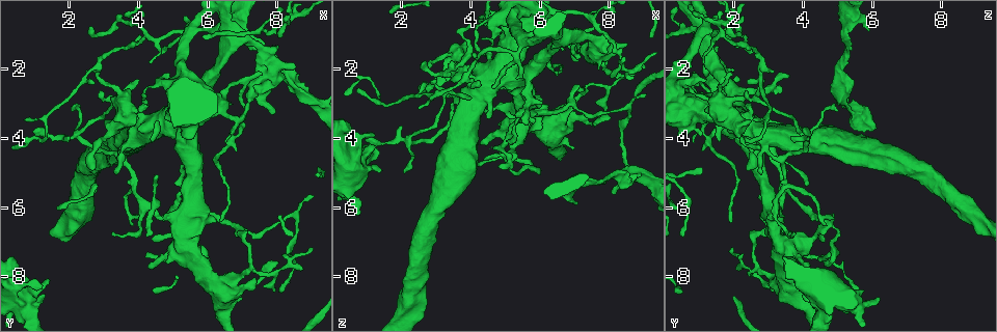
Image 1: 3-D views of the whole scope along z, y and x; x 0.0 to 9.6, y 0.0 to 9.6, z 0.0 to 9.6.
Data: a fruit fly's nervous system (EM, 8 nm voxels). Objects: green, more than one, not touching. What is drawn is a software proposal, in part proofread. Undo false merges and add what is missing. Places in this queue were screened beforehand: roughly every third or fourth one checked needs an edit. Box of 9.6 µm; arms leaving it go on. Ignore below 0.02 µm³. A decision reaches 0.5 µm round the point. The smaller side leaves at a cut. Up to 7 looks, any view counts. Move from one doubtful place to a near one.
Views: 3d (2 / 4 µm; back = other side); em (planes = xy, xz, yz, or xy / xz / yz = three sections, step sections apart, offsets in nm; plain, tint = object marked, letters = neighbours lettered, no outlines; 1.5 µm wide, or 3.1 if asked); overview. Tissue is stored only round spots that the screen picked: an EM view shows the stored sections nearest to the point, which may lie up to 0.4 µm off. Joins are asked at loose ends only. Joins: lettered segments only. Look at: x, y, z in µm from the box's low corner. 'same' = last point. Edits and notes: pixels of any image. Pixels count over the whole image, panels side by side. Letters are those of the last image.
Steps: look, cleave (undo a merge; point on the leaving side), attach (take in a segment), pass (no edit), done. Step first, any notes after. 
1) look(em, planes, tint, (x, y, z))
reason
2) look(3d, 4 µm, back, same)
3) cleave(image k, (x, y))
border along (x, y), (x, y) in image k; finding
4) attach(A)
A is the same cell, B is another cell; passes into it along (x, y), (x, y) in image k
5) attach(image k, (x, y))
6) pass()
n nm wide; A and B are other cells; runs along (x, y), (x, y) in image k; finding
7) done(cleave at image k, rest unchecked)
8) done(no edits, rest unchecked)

look(3d, 2 µm, (7.05, 0.90, 5.95))
an open end

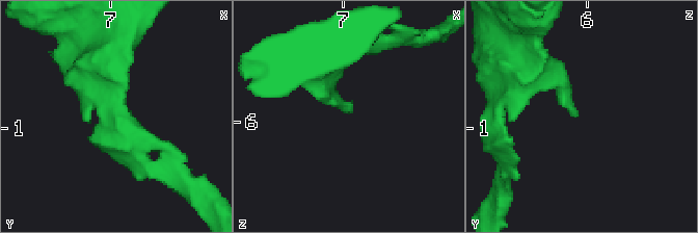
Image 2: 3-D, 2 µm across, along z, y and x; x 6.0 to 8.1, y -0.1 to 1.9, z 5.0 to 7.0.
look(em, yz, step 8, tint, (7.04, 0.90, 5.94))
shape alone is not enough

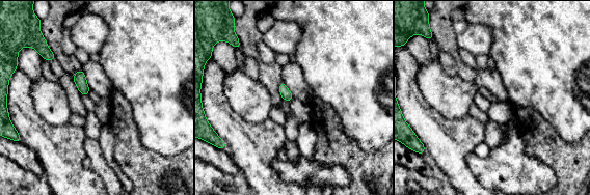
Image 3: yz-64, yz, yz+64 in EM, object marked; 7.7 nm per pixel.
look(em, planes, letters, same)

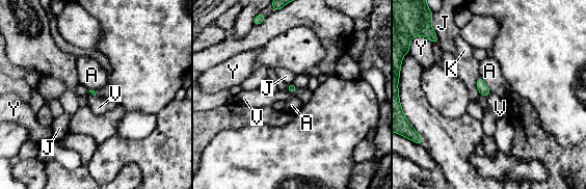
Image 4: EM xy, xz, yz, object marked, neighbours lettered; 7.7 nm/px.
pass()
A touches over 160 nm; A, J, K, V and Y are other cells; none of them fits

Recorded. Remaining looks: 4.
look(3d, 2 µm, (0.95, 3.75, 4.00))
tapers out

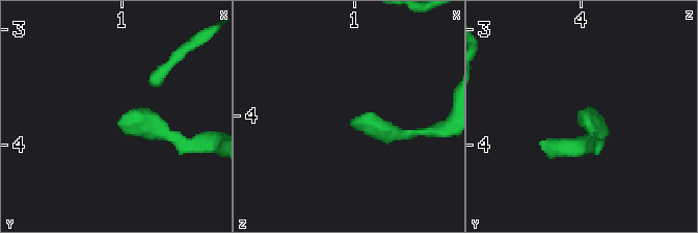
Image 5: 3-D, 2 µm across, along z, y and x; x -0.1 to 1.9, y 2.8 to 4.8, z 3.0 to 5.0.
look(em, xy, step 4, letters, (0.98, 3.76, 4.00))
now the EM

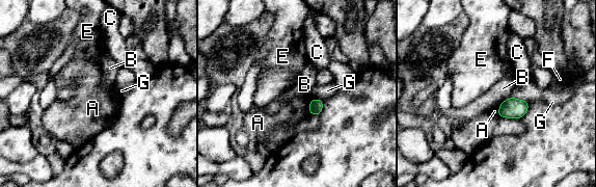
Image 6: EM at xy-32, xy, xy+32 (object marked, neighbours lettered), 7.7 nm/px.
look(em, yz, step 4, letters, same)

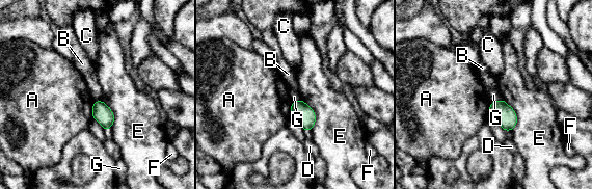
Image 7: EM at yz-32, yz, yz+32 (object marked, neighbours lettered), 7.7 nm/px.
pass()
100 nm wide; A, B, C, D, E, F and G are other cells; border along (95, 101), (92, 117) in image 7; none of them fits

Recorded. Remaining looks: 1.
done(no edits, rest unchecked)

